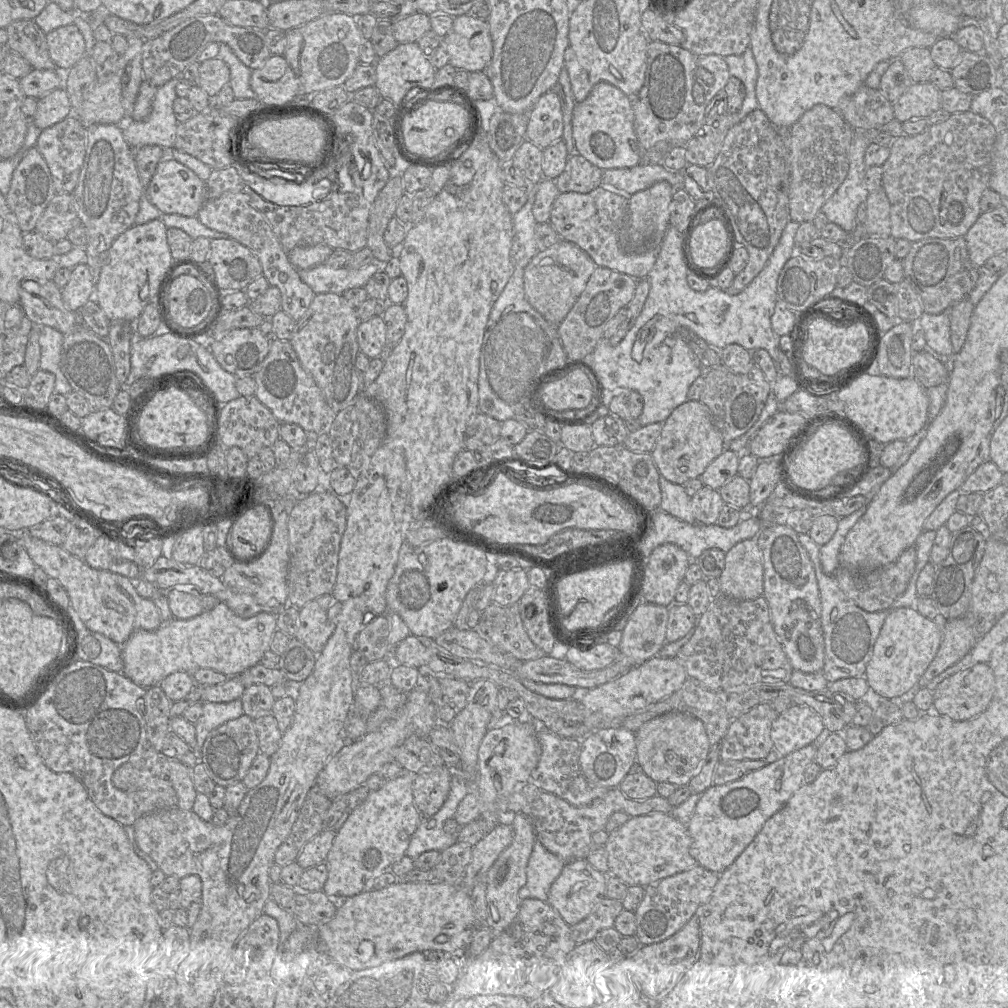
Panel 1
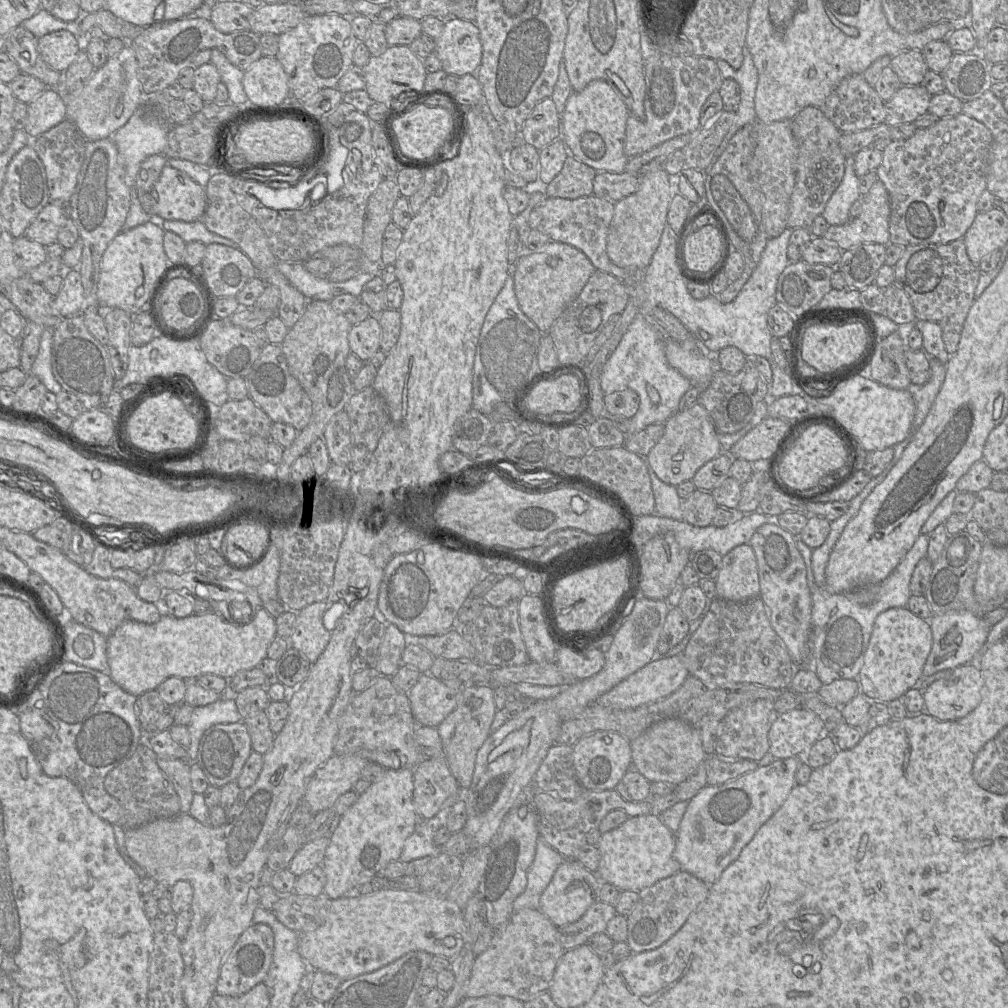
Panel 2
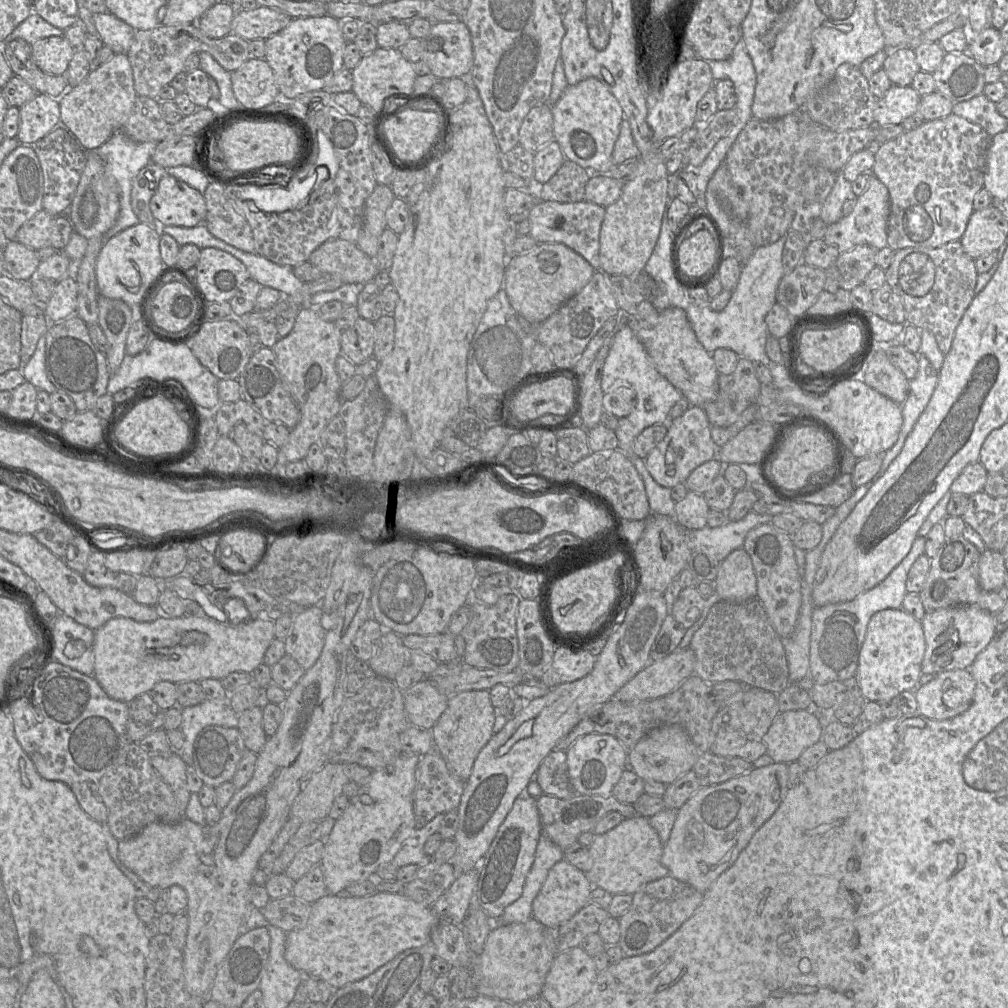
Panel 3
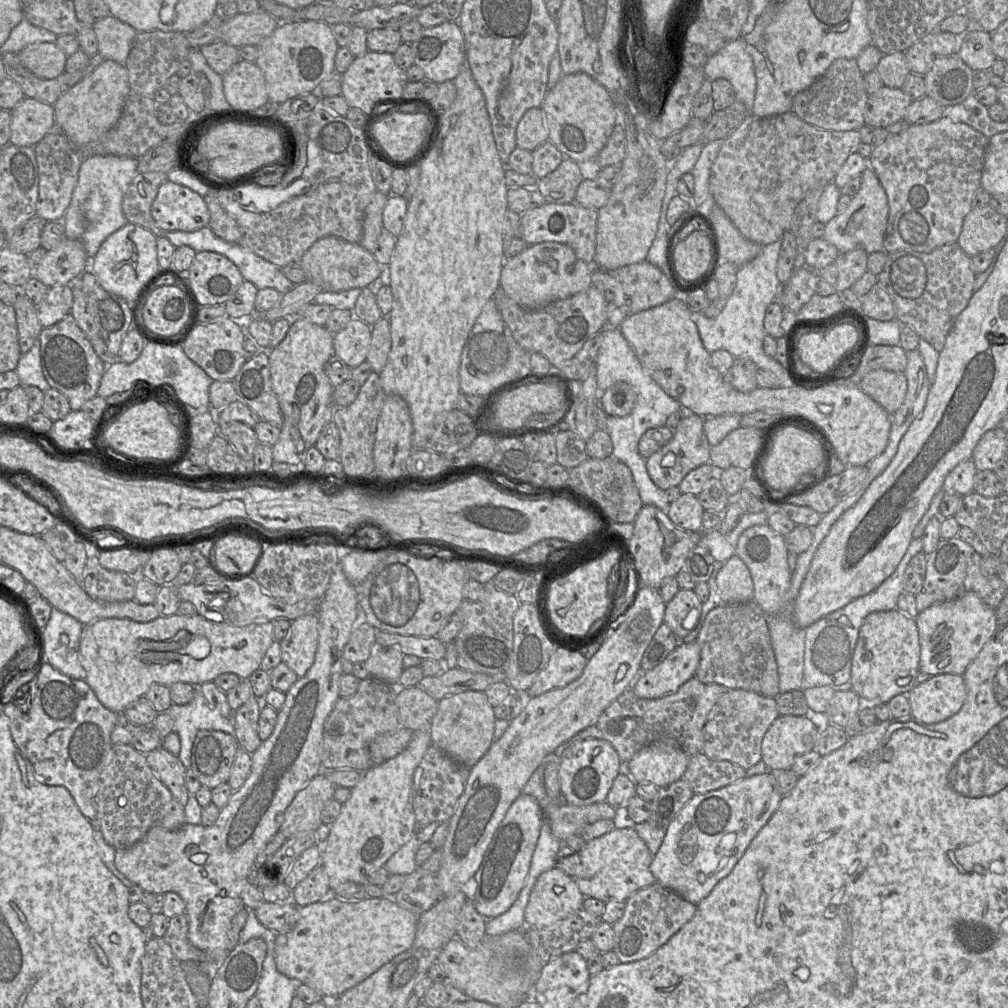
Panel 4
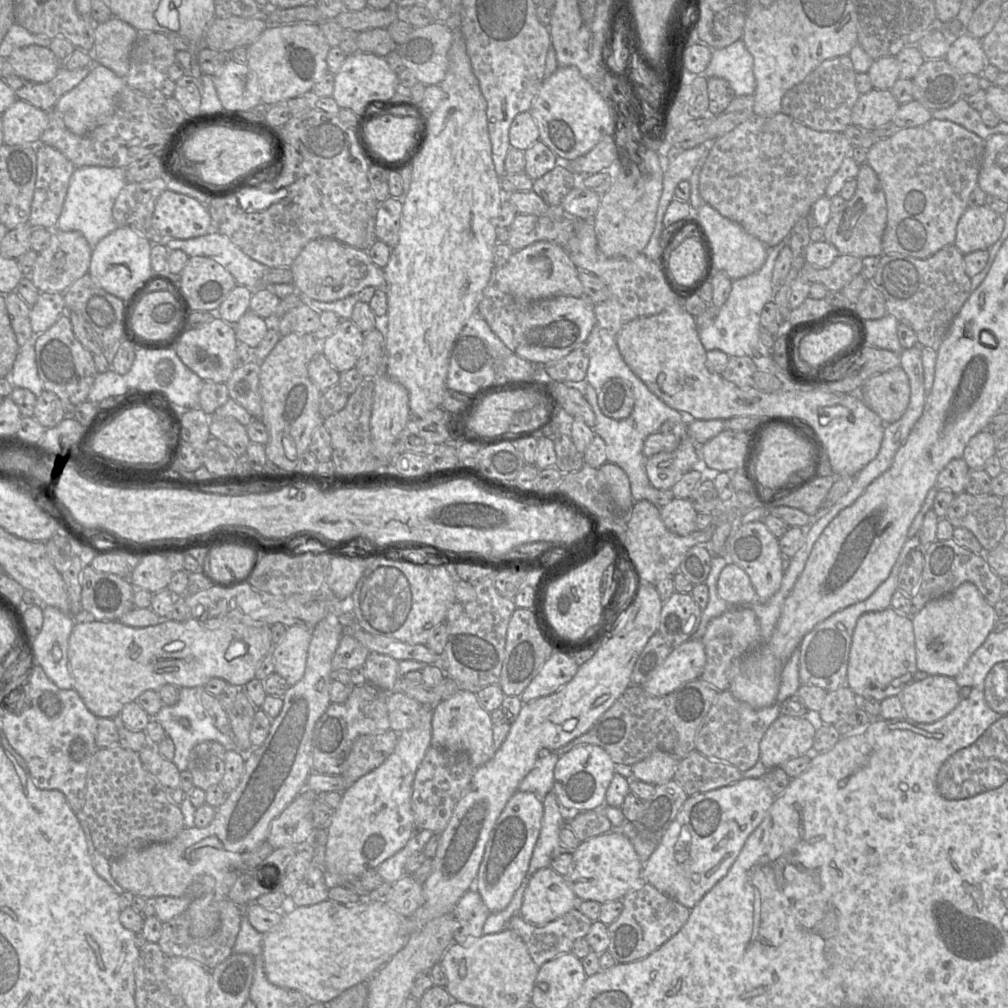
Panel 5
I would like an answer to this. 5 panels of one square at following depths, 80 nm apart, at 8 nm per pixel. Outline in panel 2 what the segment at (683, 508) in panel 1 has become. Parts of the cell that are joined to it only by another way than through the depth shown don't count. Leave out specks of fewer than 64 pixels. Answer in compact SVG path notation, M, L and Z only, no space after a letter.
M648 463L647 468L655 498L655 513L677 521L684 521L681 509L682 499L677 493L676 486L661 481Z

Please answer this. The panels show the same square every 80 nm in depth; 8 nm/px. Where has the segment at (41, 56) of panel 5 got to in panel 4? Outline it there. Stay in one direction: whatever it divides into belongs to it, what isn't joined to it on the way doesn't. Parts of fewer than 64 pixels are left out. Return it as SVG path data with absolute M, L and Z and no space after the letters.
M55 42L33 43L18 53L21 64L34 76L51 80L65 71L67 56Z

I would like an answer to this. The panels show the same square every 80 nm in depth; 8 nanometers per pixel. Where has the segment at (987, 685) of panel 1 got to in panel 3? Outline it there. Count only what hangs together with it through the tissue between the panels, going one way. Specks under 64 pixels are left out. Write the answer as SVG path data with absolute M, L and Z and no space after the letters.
M953 669L941 673L915 692L918 712L933 720L953 718L972 704L976 681L969 669Z

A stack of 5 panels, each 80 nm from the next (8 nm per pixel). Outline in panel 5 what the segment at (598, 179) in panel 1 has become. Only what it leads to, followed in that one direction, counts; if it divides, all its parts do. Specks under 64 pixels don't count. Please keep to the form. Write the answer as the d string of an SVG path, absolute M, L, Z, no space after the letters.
M557 157L557 165L533 181L533 191L551 207L560 207L563 198L578 184L579 177L567 168L568 162Z

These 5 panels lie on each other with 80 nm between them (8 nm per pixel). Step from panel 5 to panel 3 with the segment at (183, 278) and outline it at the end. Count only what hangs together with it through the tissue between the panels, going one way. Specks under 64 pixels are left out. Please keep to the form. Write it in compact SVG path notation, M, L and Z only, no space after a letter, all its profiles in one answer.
M218 248L201 249L193 275L205 305L229 301L250 276L245 265Z

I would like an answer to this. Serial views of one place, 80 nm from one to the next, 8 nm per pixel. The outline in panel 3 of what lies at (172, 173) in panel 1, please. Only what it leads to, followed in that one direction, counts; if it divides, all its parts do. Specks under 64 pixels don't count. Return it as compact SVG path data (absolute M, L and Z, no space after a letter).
M168 173L160 180L150 209L164 226L193 227L204 223L207 215L204 195Z

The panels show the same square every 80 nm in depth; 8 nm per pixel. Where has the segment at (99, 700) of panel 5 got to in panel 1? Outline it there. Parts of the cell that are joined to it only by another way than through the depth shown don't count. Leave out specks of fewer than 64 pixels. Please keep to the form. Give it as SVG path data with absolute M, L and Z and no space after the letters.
M224 602L209 611L203 611L190 619L173 618L153 631L135 631L121 645L122 673L136 685L148 689L159 685L174 672L193 673L199 668L210 668L227 677L239 676L258 664L269 650L272 637L277 630L274 614L261 611L253 617L243 619Z

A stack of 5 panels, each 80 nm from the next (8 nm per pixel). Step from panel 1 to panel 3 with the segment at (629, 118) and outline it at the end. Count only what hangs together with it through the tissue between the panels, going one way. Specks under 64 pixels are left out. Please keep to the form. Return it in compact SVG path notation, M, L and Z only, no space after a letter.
M590 77L576 85L568 85L551 108L554 140L560 145L566 159L585 168L590 178L614 166L612 153L620 133L623 110L601 81Z

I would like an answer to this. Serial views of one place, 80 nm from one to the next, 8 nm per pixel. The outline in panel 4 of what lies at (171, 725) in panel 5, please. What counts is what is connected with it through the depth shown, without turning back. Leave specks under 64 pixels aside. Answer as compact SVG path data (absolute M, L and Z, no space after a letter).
M195 686L192 701L184 705L172 704L166 711L175 721L175 730L180 739L181 749L178 758L188 769L191 766L191 751L194 739L200 730L218 730L234 734L232 717L224 717L212 709L200 686Z

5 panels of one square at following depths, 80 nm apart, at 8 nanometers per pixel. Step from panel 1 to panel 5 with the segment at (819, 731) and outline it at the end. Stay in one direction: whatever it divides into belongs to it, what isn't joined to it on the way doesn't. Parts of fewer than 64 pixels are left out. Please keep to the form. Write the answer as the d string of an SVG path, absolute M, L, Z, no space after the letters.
M780 715L760 741L759 760L769 770L789 759L813 754L815 732L814 726L804 717Z

